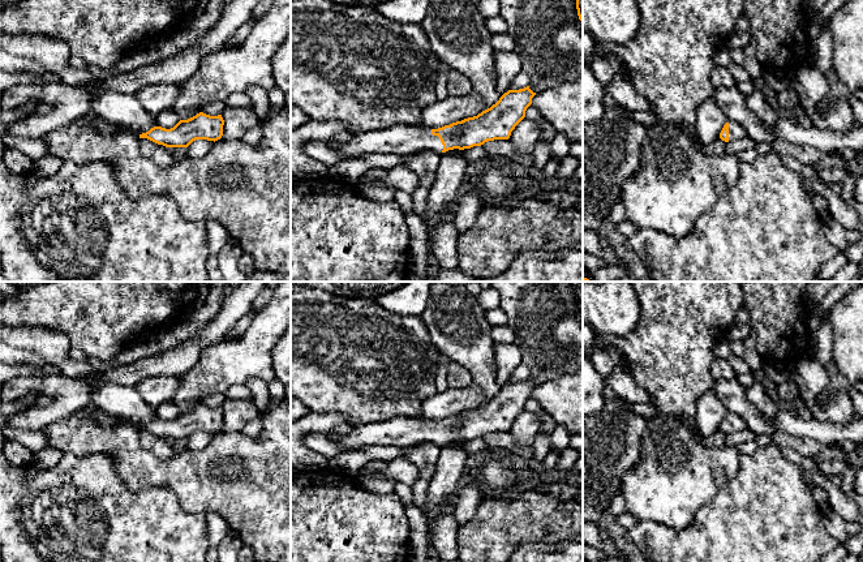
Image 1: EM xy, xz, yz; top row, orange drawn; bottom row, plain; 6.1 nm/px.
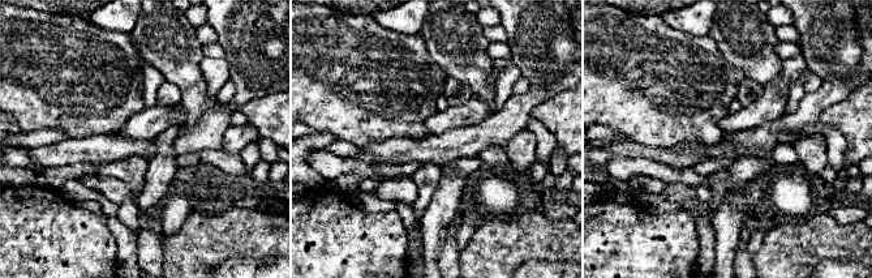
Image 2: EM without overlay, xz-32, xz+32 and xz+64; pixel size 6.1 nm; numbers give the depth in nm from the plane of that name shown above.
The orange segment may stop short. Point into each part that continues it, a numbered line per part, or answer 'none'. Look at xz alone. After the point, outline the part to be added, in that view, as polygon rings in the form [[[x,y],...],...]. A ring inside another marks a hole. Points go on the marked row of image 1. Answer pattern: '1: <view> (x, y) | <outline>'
1: xz (404, 140) | [[[391,126],[383,130],[352,134],[347,143],[327,141],[334,150],[358,156],[361,154],[396,154],[409,155],[422,150],[442,153],[443,145],[438,136],[432,134],[432,129],[421,126]]]

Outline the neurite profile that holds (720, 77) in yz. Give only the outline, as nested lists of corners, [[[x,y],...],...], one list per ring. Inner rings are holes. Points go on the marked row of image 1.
[[[714,67],[710,73],[710,82],[713,87],[731,87],[737,85],[729,68]]]

